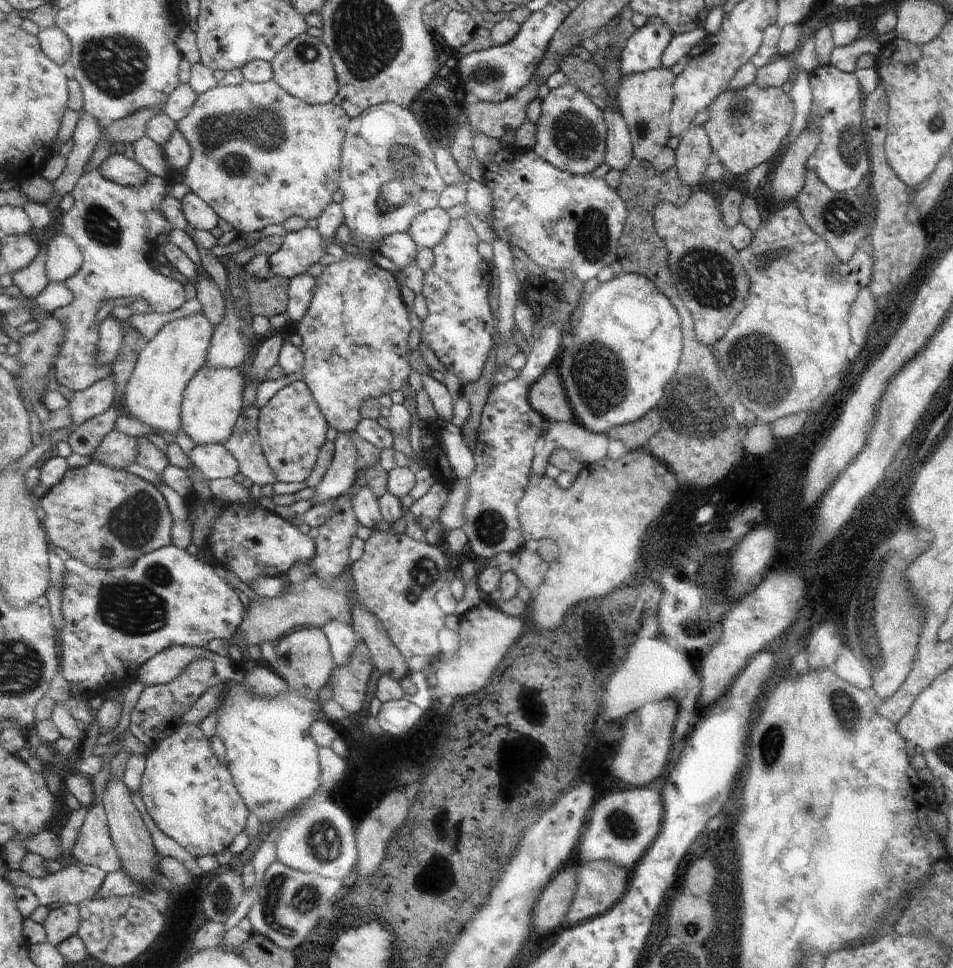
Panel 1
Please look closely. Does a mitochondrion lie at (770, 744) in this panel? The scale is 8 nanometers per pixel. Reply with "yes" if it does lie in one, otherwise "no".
yes

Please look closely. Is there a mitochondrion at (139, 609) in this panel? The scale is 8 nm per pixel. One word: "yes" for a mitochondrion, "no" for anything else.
yes

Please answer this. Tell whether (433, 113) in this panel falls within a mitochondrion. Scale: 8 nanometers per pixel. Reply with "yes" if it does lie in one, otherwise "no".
no

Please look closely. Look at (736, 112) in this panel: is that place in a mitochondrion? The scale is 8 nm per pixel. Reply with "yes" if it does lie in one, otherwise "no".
yes

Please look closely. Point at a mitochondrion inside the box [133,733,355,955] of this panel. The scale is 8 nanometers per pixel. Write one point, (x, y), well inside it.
(280, 911)

